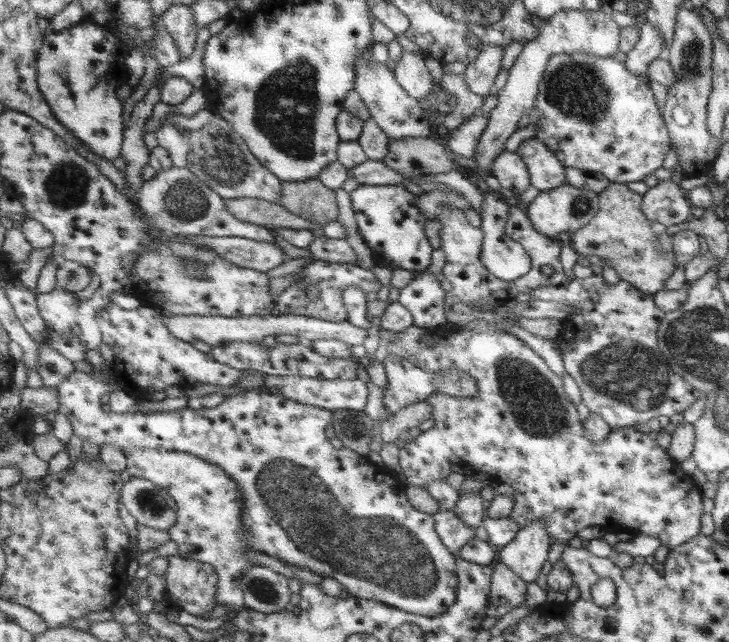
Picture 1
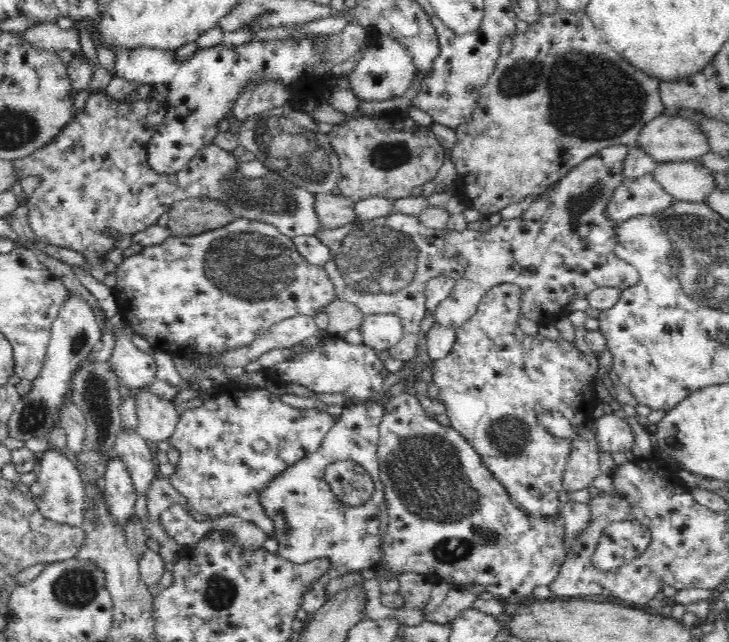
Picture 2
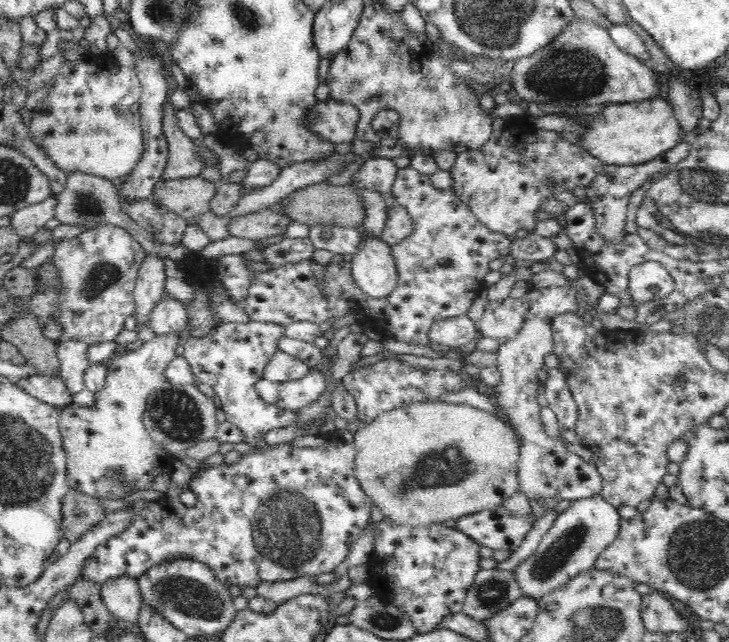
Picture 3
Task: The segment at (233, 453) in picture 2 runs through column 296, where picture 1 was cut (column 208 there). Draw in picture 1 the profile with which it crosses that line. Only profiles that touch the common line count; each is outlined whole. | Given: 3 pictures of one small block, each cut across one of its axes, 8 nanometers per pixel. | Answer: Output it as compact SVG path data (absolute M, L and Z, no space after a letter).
M73 372L63 384L58 387L59 390L59 412L67 417L73 432L78 438L97 443L100 448L105 445L115 445L123 453L129 454L135 449L165 449L176 450L182 453L191 453L199 458L204 458L207 462L212 462L225 470L237 484L244 494L244 526L246 528L246 543L250 550L262 552L269 556L275 556L279 560L299 568L307 568L311 572L319 574L322 578L331 577L337 579L354 597L368 598L378 600L385 604L396 606L401 610L408 611L412 614L428 615L435 617L443 615L452 604L455 604L458 595L458 586L460 578L457 576L457 555L453 554L450 548L441 540L437 532L436 518L434 514L417 510L412 505L408 494L405 491L405 485L397 478L397 474L389 467L378 466L373 462L373 458L366 457L365 454L359 454L356 450L345 449L341 446L335 446L329 442L325 428L336 420L331 410L320 408L319 406L304 405L291 399L287 399L283 391L273 391L269 394L260 394L257 390L245 390L236 396L225 397L223 404L213 409L191 410L188 406L177 411L155 412L147 414L144 409L132 408L123 414L113 414L105 412L101 406L100 397L110 394L111 391L117 390L118 386L113 385L109 380L99 379L97 374L87 374L87 372Z

